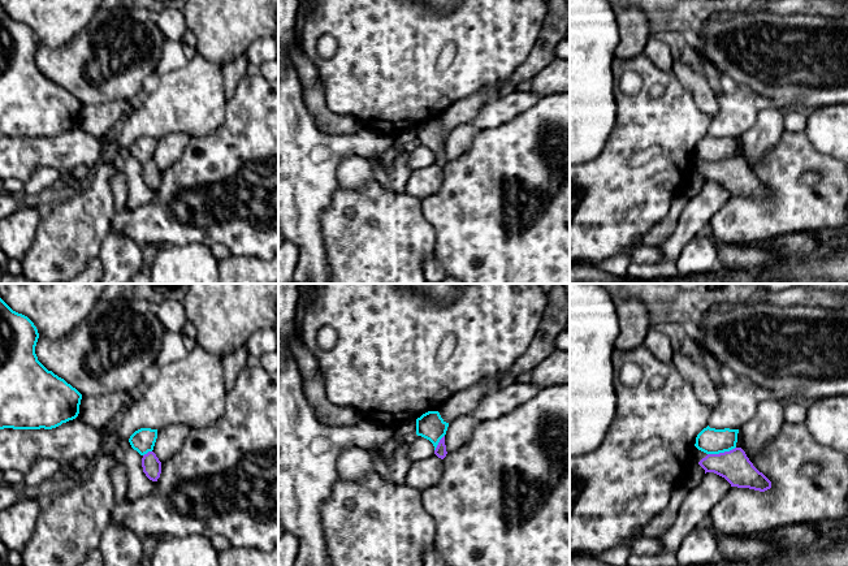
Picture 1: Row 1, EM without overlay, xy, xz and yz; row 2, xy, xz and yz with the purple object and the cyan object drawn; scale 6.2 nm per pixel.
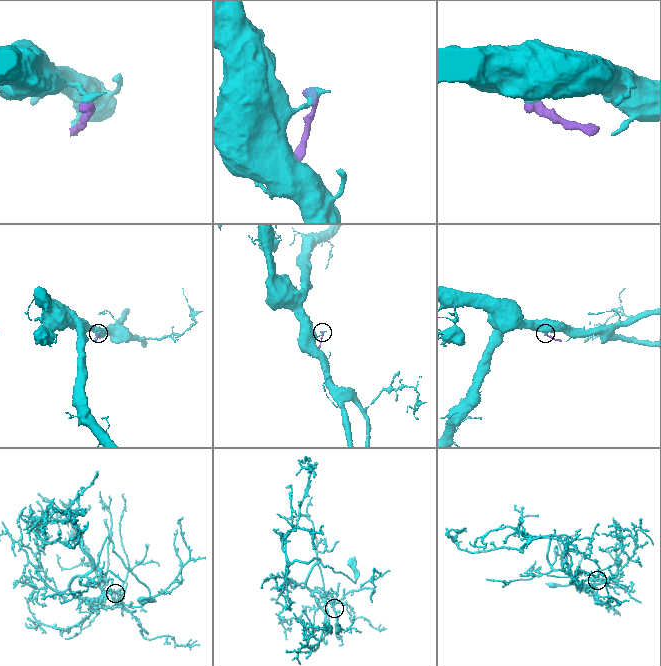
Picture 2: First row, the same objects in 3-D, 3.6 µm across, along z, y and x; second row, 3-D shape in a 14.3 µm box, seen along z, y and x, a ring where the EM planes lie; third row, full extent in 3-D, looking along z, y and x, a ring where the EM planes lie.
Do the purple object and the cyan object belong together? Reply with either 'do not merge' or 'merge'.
do not merge

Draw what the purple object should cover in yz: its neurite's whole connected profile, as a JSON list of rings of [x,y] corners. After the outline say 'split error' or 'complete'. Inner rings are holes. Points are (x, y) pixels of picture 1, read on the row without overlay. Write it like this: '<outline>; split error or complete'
[[[695,156],[692,169],[698,172],[705,178],[705,182],[714,181],[724,186],[731,195],[760,200],[771,196],[771,190],[753,174],[741,156],[719,163],[706,163]]]; split error

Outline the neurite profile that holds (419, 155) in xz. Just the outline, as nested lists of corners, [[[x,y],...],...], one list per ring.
[[[417,143],[410,146],[407,164],[411,172],[419,169],[421,165],[427,165],[433,161],[434,155],[429,148]]]

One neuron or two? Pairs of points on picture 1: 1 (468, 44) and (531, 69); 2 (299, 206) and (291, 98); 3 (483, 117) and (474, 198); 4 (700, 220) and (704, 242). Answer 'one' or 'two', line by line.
1: two
2: one
3: two
4: two

